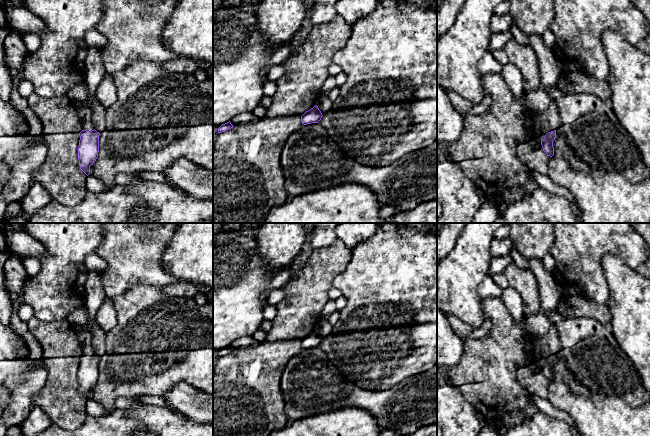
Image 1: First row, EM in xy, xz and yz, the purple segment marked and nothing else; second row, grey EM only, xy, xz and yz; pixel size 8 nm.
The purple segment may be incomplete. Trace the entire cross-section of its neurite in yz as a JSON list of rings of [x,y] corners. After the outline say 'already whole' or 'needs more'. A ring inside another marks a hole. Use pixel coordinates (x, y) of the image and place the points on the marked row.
[[[556,130],[548,132],[544,139],[541,141],[541,145],[543,148],[543,151],[547,154],[547,156],[552,157],[554,155],[554,147],[553,147],[553,141],[556,138]]]; already whole

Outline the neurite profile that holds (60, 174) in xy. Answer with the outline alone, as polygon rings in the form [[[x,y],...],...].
[[[35,92],[29,95],[27,100],[30,109],[42,124],[43,142],[48,148],[46,158],[33,173],[33,181],[39,182],[48,191],[52,200],[65,206],[78,205],[83,201],[88,190],[87,175],[80,169],[78,160],[79,133],[83,128],[74,102],[68,95],[43,98]]]

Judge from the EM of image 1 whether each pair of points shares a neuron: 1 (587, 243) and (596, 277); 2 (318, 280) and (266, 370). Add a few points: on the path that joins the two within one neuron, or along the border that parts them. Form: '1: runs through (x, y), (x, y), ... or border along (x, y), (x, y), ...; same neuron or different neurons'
1: runs through (587, 251), (588, 269); same neuron
2: runs through (303, 302), (298, 315), (289, 327), (279, 348); same neuron

